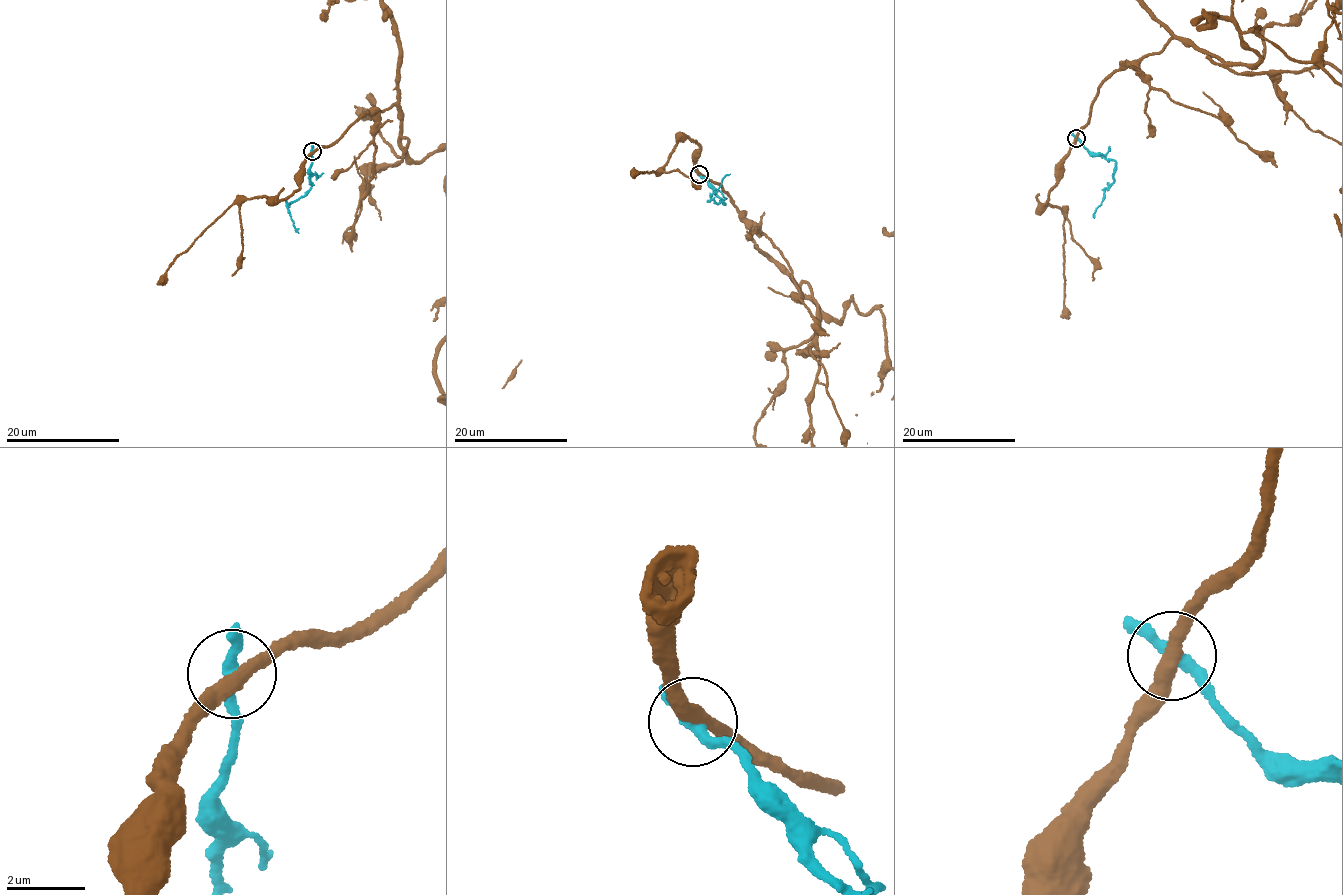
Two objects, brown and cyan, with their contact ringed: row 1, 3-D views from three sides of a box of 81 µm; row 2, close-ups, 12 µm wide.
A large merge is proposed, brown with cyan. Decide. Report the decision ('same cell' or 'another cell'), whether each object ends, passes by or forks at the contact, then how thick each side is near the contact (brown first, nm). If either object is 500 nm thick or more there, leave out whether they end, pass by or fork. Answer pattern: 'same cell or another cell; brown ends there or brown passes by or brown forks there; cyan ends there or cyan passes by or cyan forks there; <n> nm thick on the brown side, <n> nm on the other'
another cell; brown passes by; cyan passes by; 360 nm thick on the brown side, 280 nm on the other

